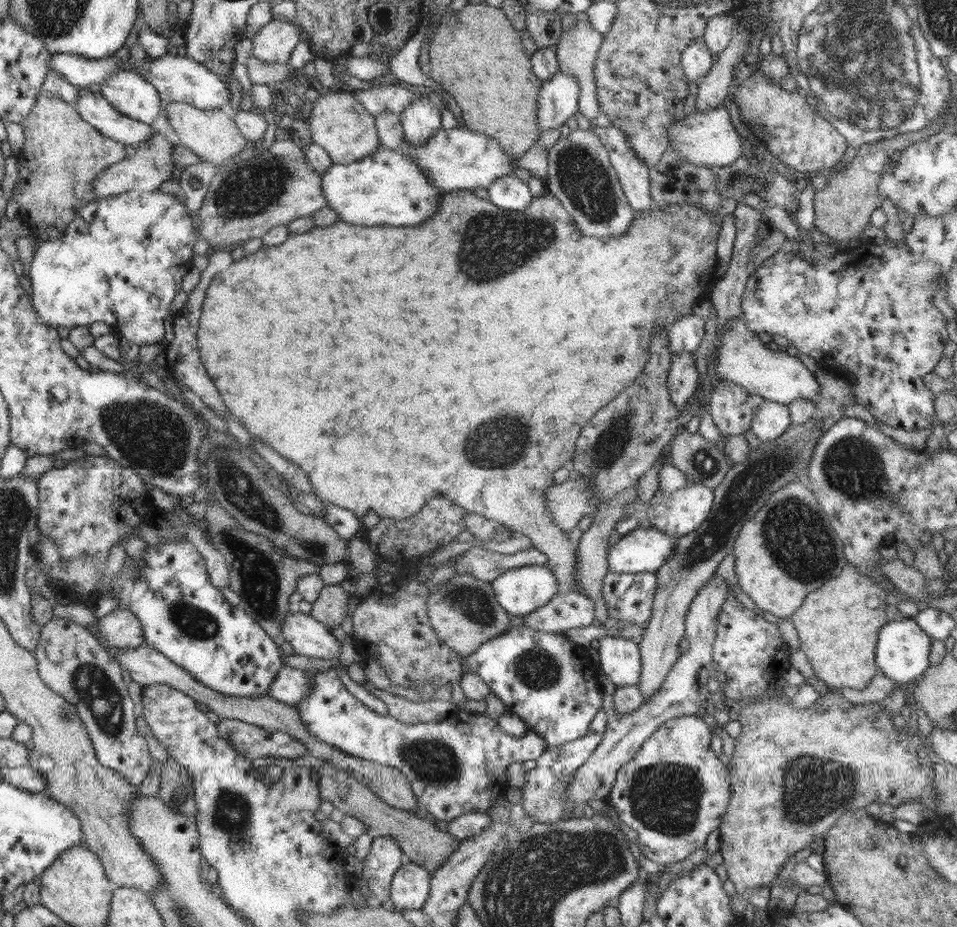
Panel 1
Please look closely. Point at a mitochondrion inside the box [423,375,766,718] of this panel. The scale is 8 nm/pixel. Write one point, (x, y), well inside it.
(483, 450)

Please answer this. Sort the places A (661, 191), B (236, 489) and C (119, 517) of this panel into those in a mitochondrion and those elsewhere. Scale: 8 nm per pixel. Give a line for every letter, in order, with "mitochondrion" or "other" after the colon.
A: other
B: mitochondrion
C: other

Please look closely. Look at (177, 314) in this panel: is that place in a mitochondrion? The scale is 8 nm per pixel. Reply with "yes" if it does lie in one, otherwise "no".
no

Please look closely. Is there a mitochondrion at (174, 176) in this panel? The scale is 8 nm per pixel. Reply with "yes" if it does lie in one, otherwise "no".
no

